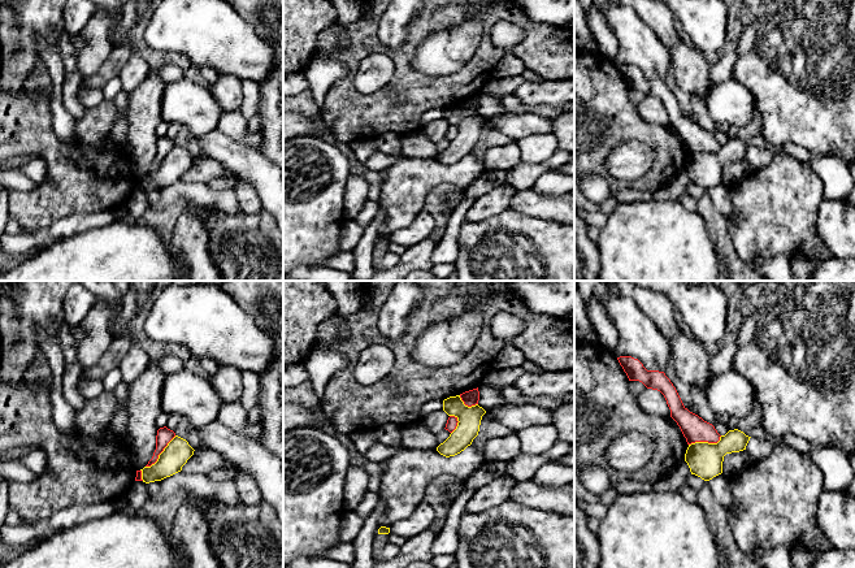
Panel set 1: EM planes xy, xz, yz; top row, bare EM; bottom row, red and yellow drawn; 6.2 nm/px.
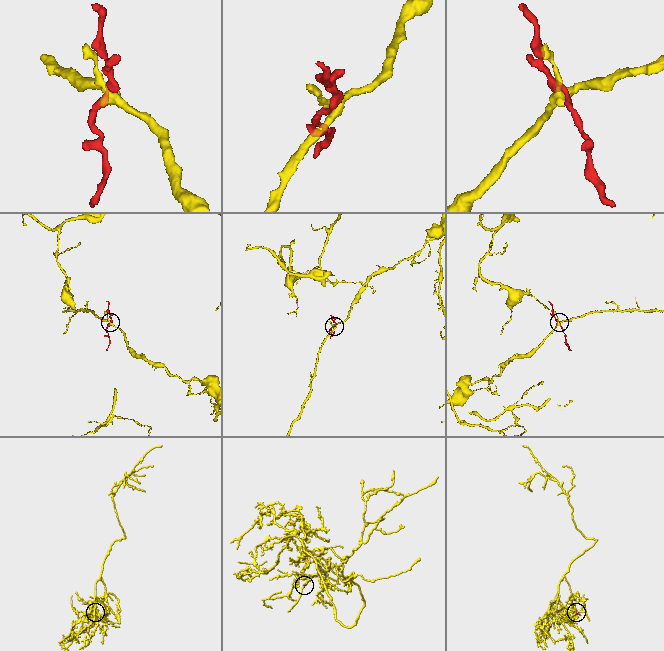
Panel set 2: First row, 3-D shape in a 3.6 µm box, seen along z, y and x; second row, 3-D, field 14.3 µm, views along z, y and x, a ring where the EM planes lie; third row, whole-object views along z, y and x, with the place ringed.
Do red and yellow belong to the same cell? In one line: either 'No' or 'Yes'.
No

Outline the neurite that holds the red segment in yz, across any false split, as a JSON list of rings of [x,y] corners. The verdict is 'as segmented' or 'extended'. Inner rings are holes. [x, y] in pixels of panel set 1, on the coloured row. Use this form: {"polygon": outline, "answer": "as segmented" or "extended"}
{"polygon": [[[632,356],[617,357],[629,381],[639,381],[647,389],[660,391],[670,409],[670,417],[680,426],[687,445],[695,442],[717,443],[720,434],[715,426],[698,415],[690,412],[682,403],[676,387],[664,372],[647,370],[643,364]]], "answer": "as segmented"}

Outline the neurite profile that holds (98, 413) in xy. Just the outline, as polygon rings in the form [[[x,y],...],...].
[[[104,390],[97,398],[87,399],[83,411],[77,415],[77,432],[90,437],[100,437],[108,428],[118,408],[117,396]]]

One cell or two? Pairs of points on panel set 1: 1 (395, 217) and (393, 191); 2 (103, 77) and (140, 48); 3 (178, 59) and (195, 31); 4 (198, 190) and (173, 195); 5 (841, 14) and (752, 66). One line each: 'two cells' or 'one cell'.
1: one cell
2: one cell
3: two cells
4: one cell
5: one cell

